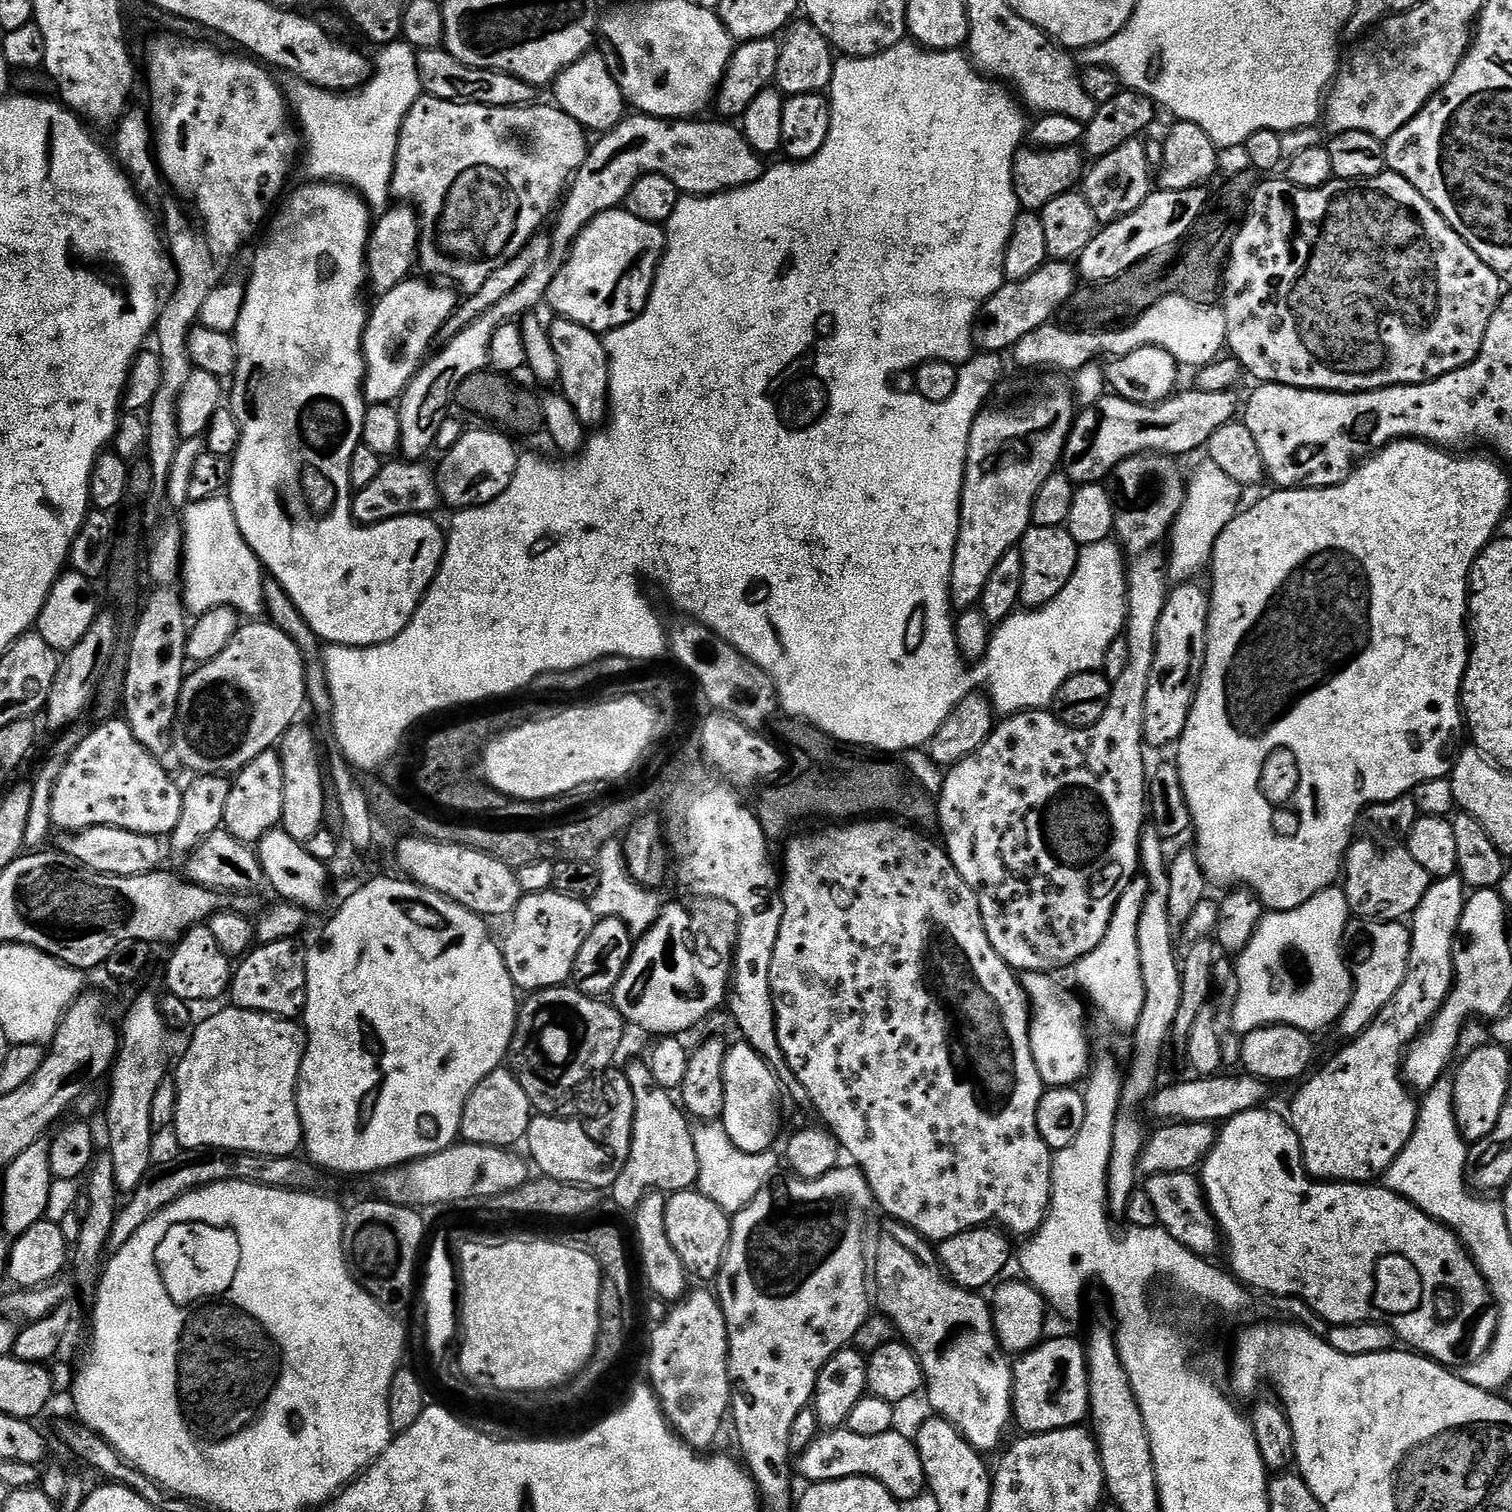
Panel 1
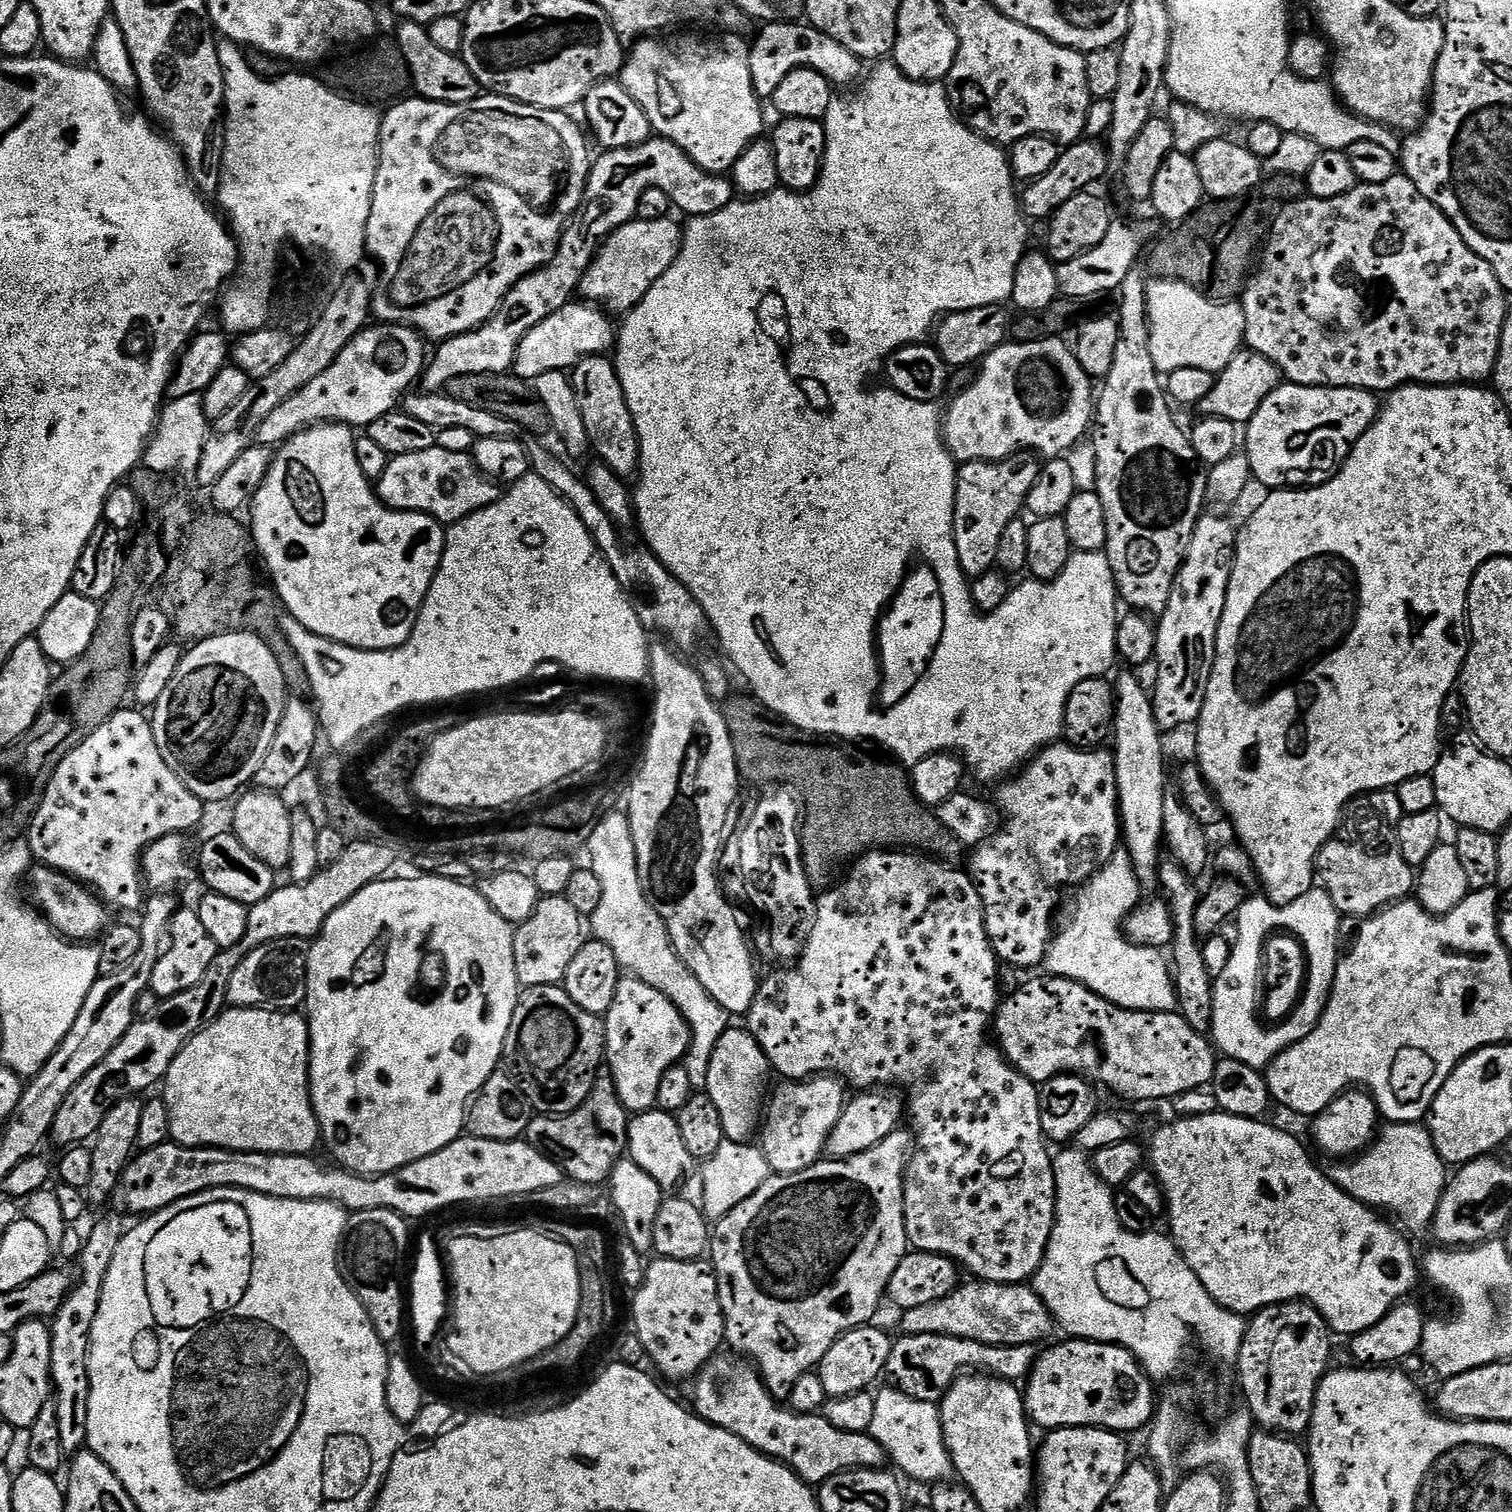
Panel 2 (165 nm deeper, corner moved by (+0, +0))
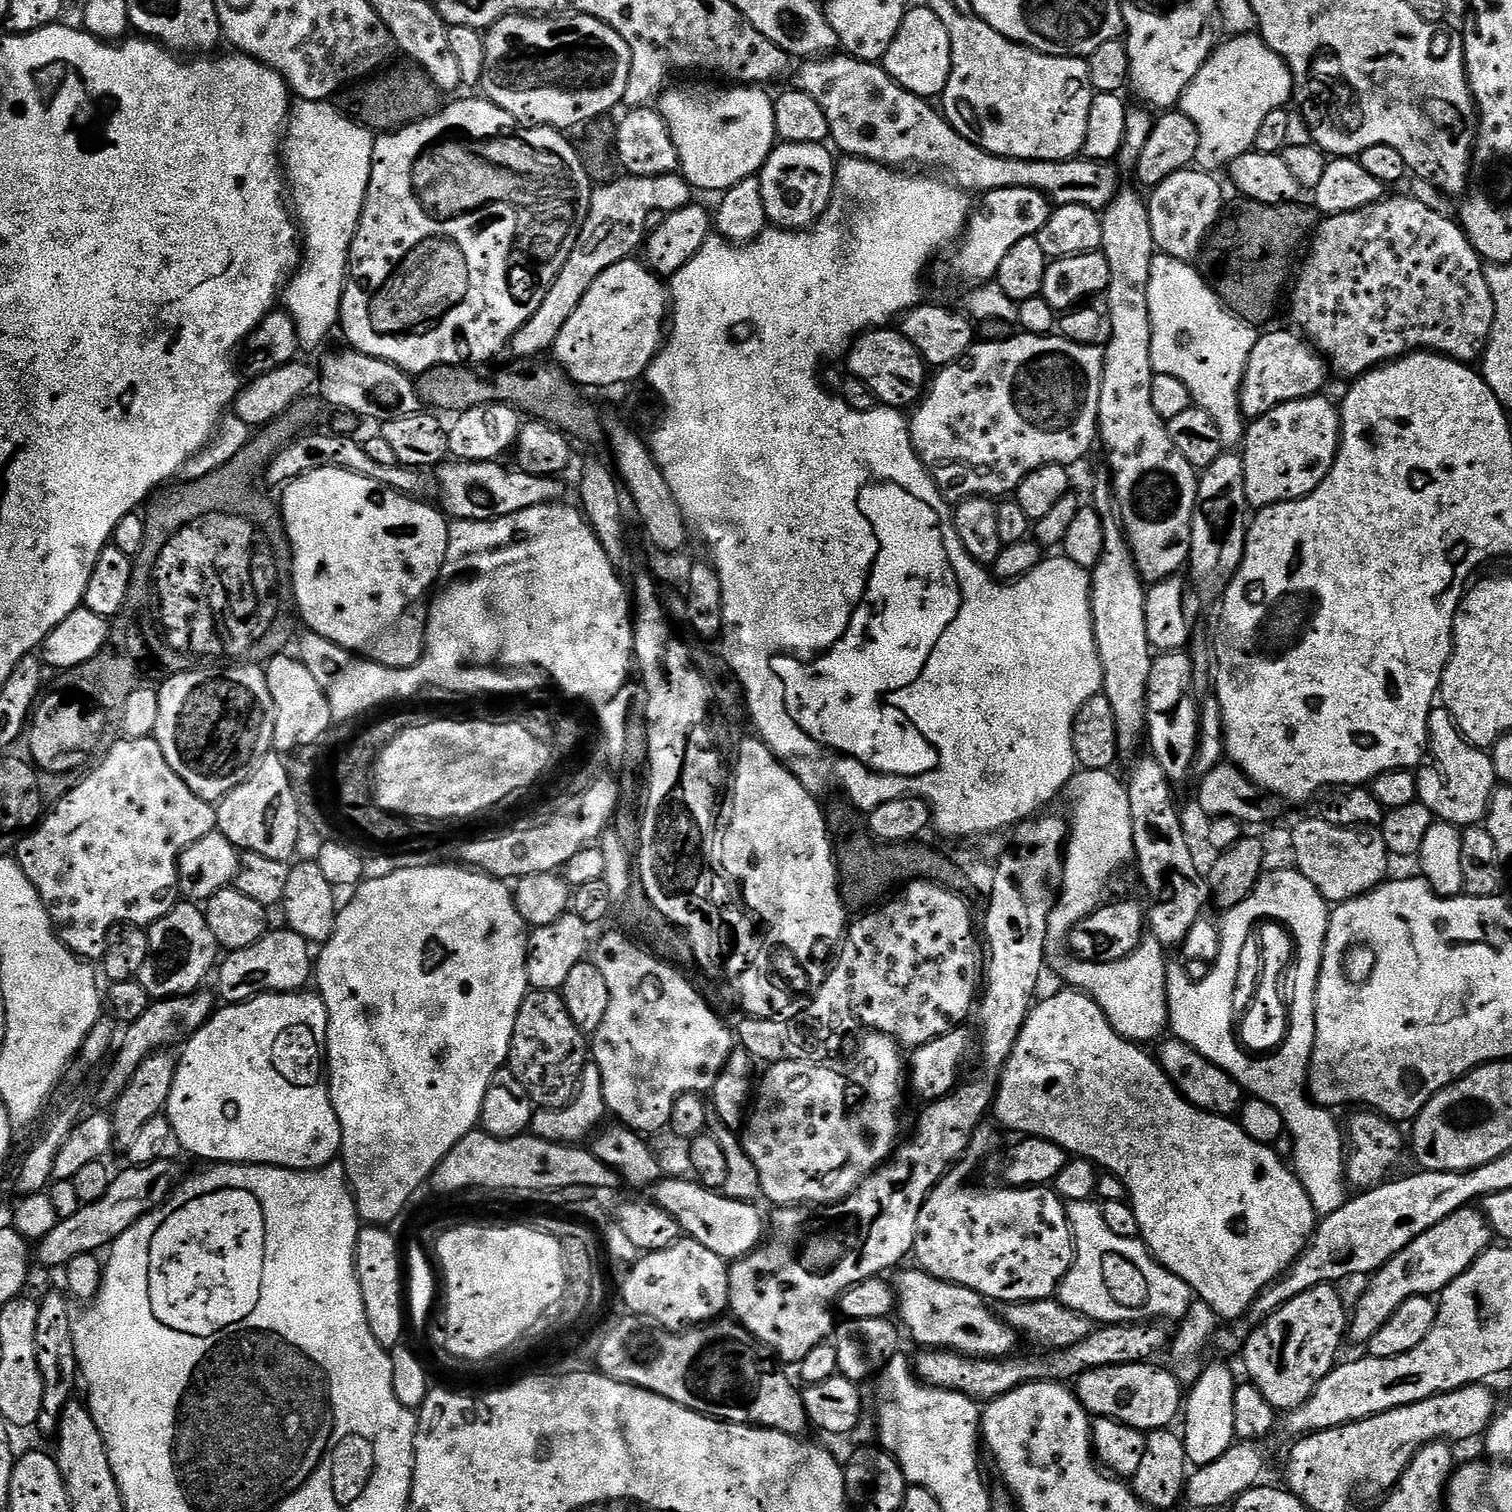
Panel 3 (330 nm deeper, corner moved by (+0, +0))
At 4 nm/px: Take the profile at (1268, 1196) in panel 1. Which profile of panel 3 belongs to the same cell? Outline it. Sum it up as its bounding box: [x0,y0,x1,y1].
[994,987,1318,1322]

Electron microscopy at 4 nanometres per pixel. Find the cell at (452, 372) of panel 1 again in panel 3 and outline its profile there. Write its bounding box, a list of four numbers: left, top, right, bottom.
[510,174,694,358]

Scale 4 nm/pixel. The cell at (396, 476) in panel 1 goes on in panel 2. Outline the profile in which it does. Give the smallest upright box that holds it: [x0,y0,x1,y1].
[374,446,502,526]

